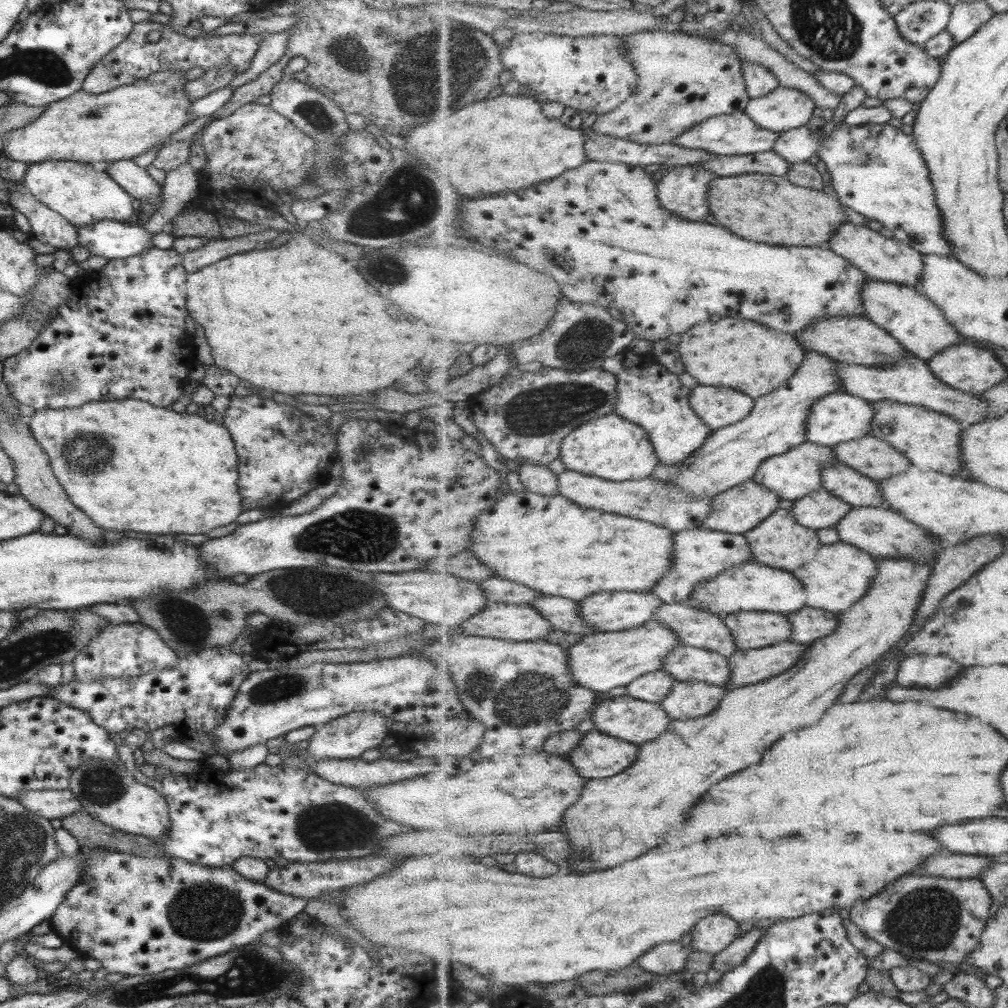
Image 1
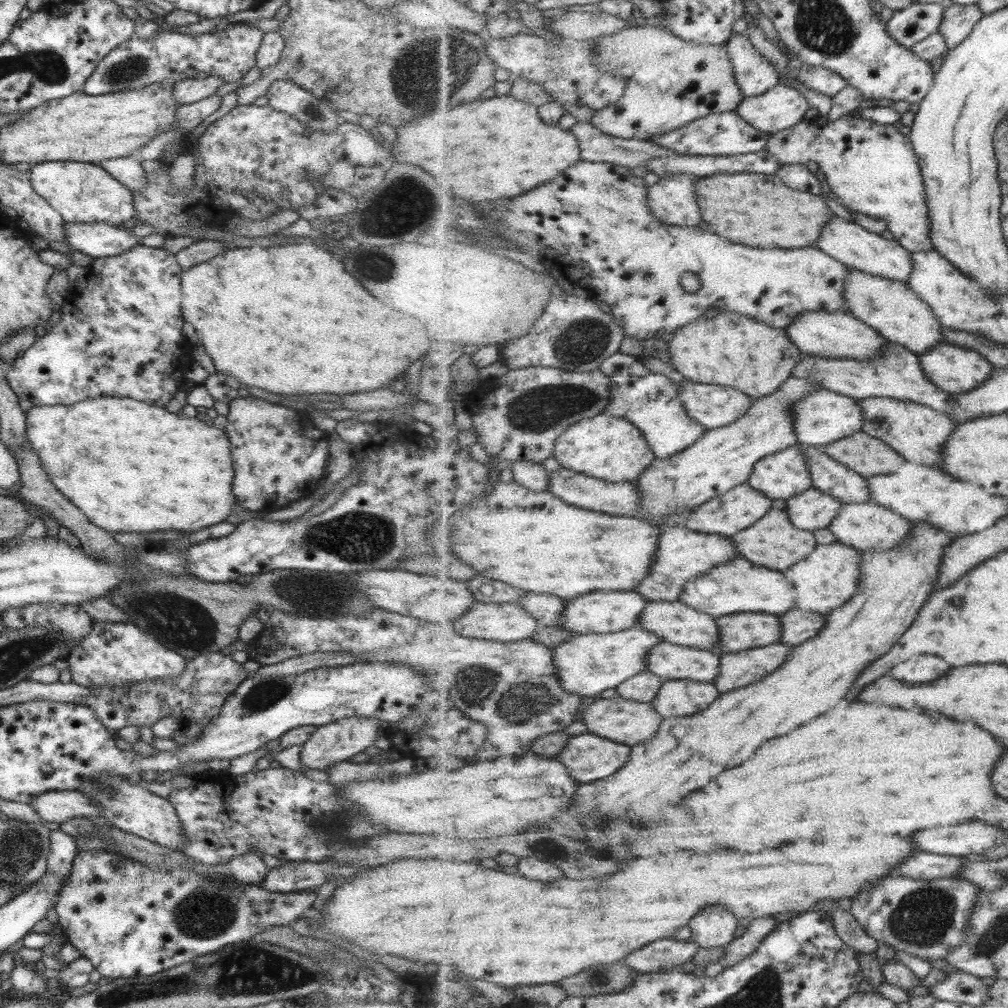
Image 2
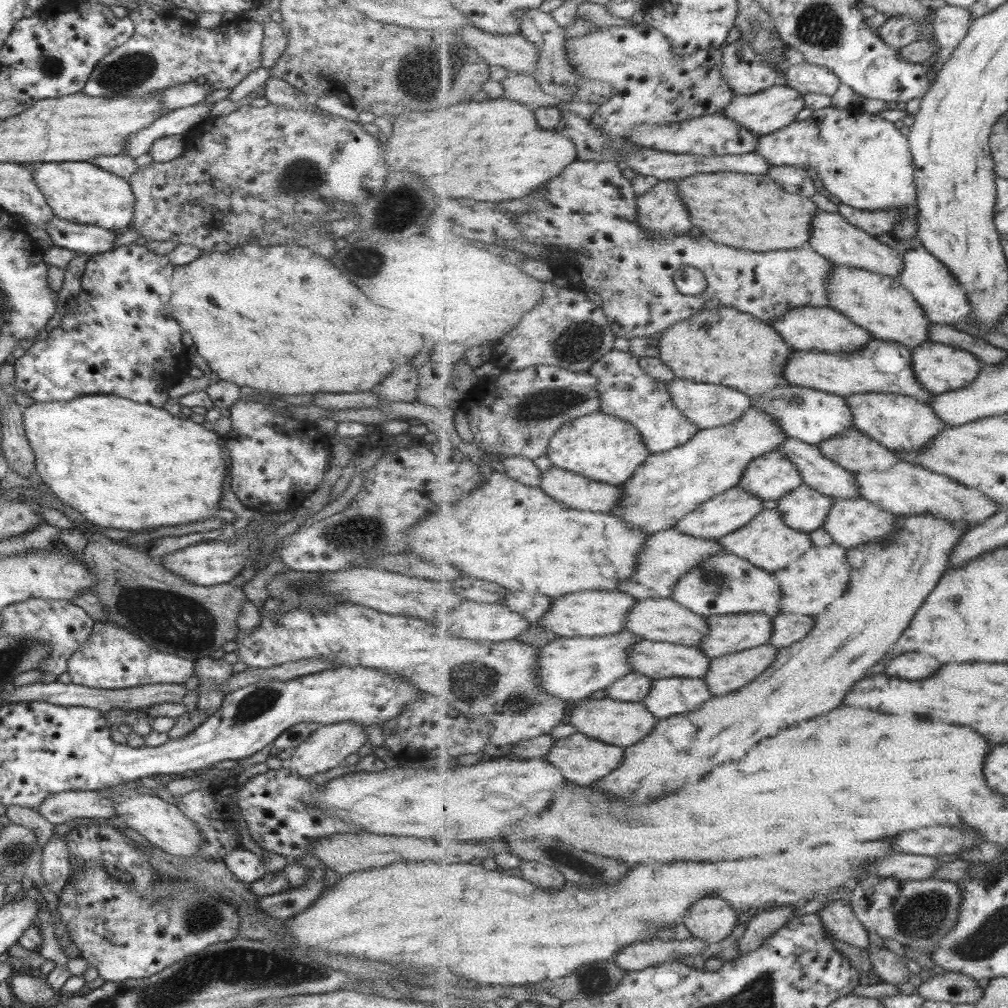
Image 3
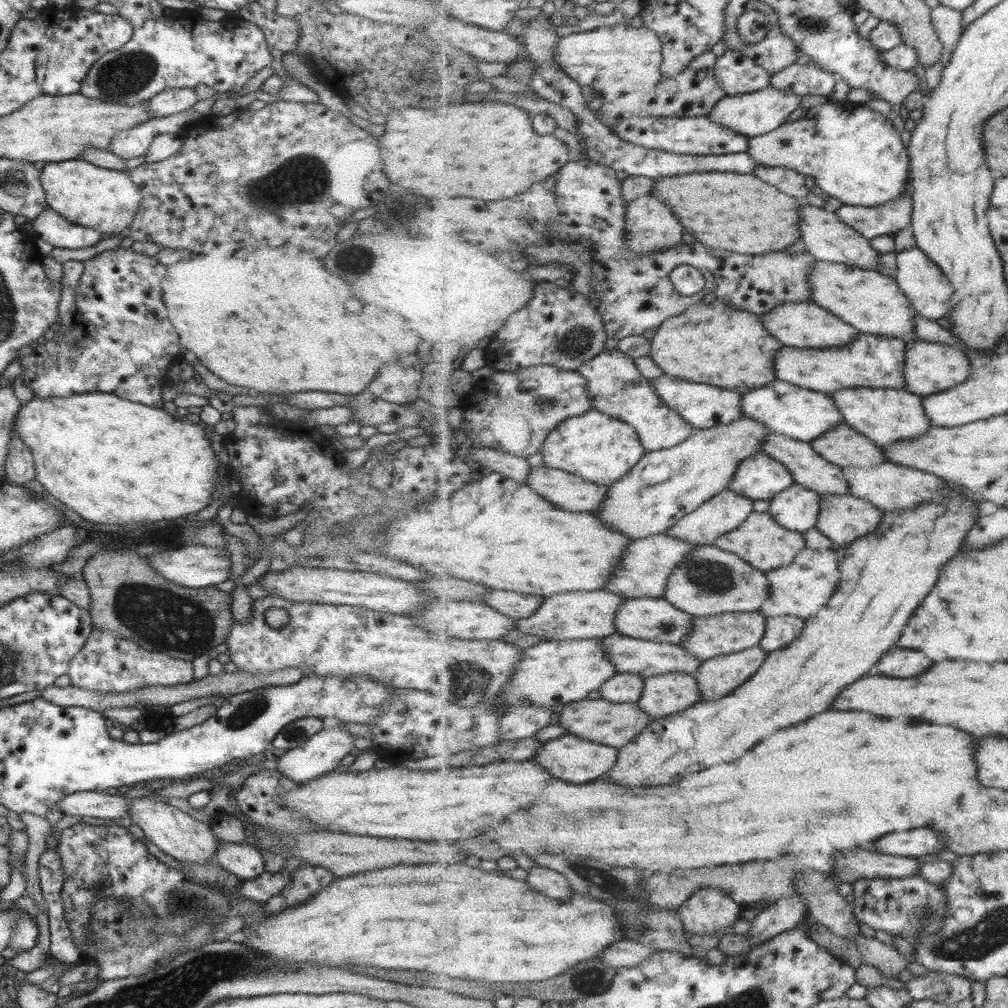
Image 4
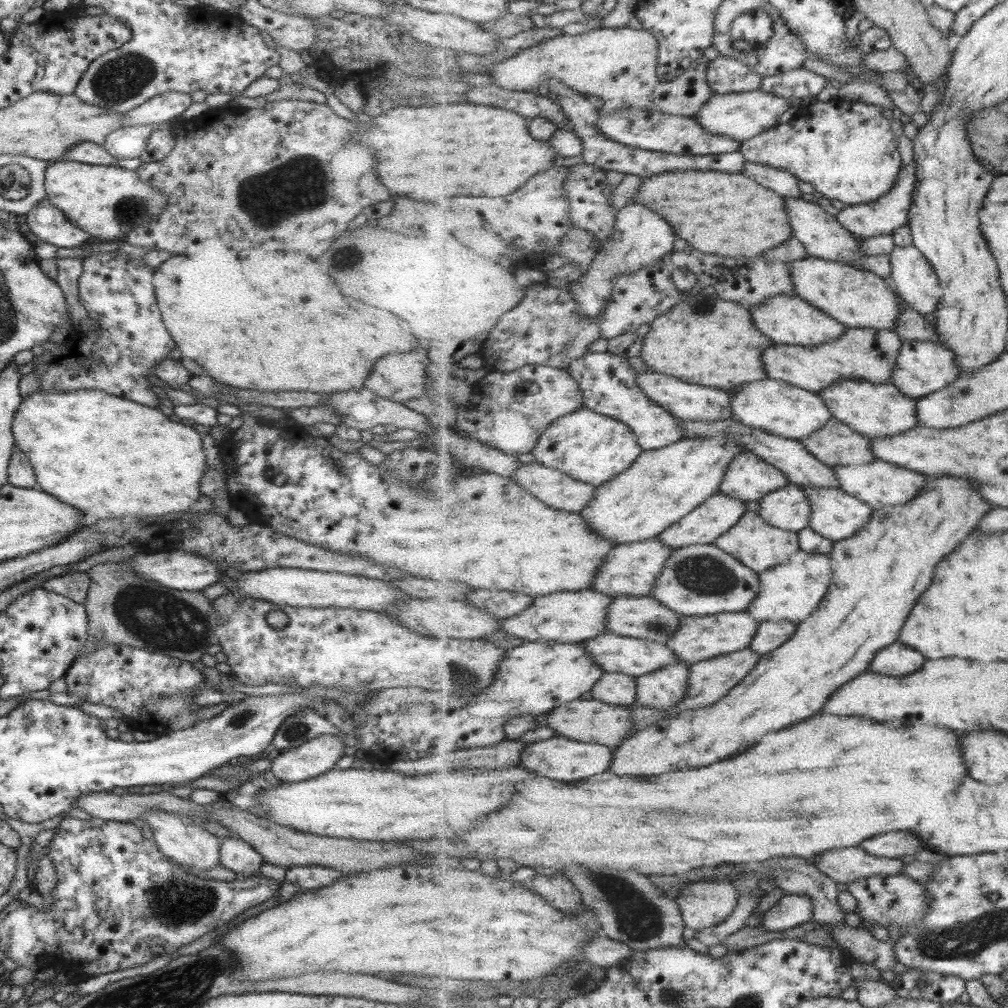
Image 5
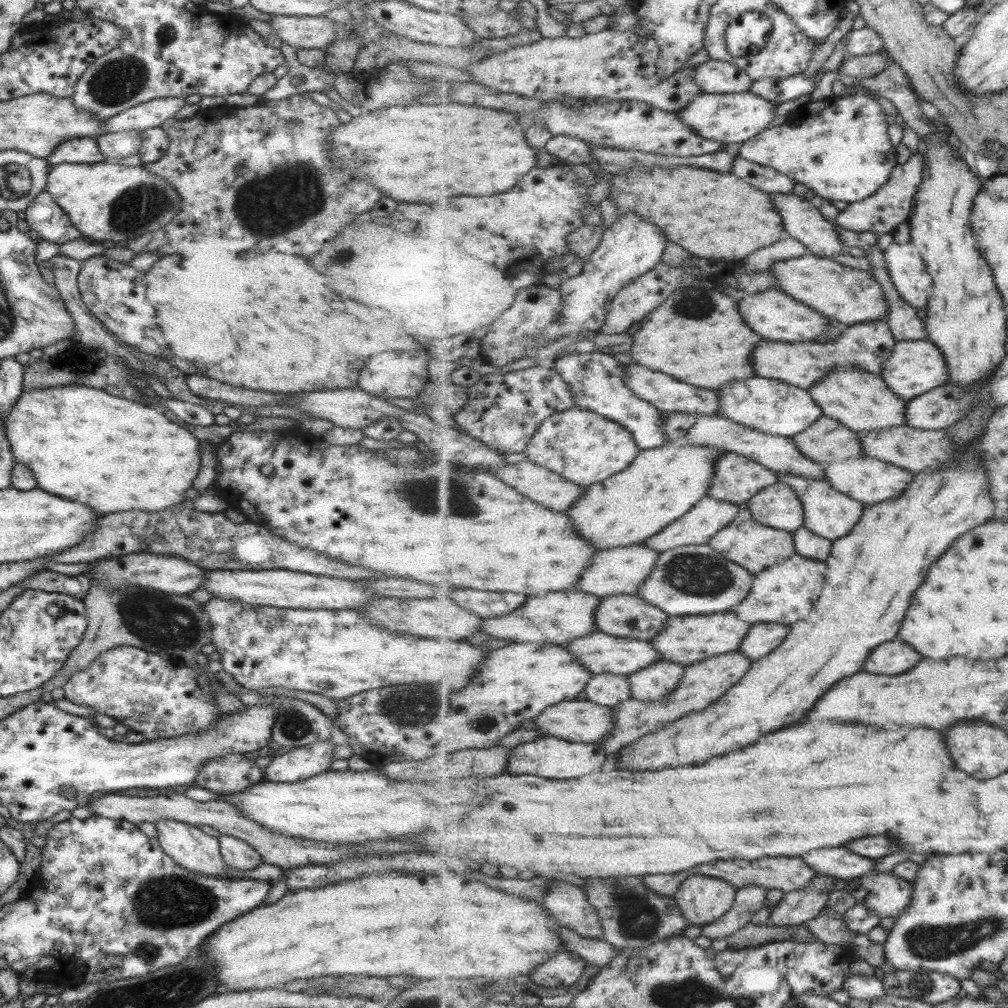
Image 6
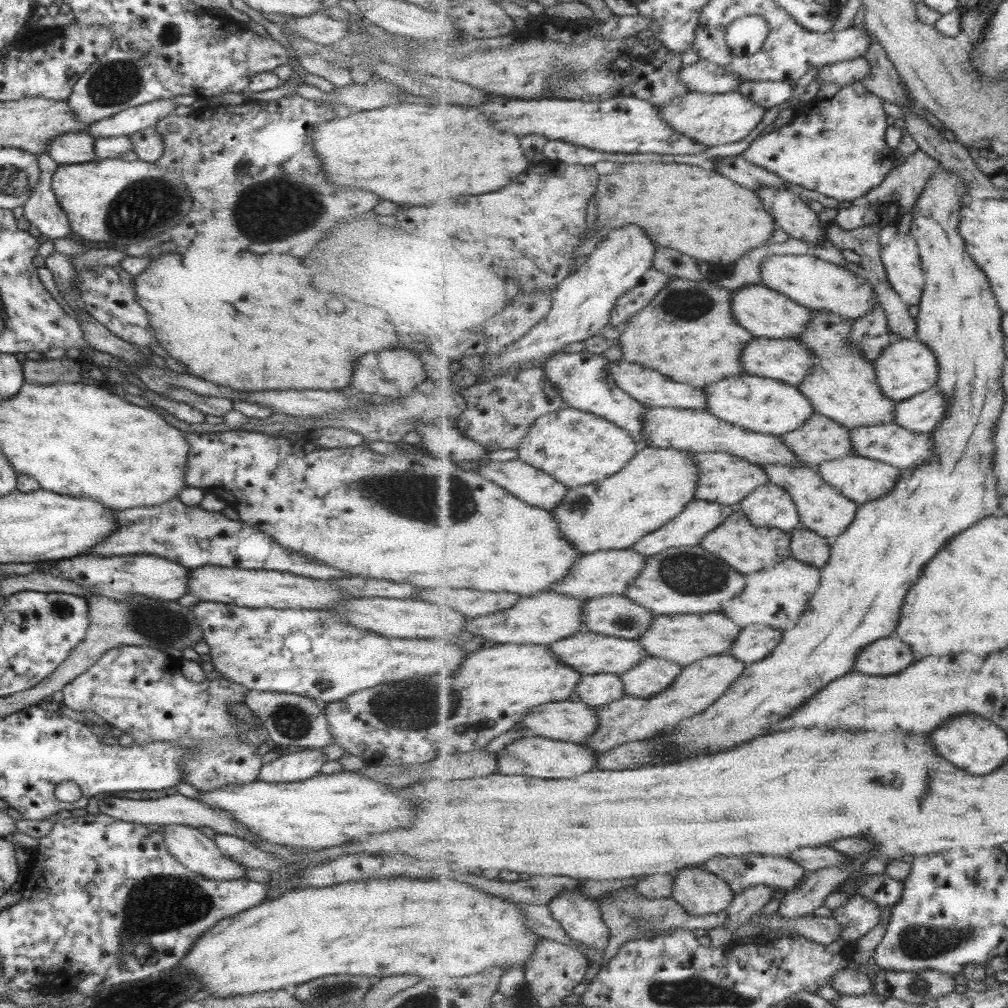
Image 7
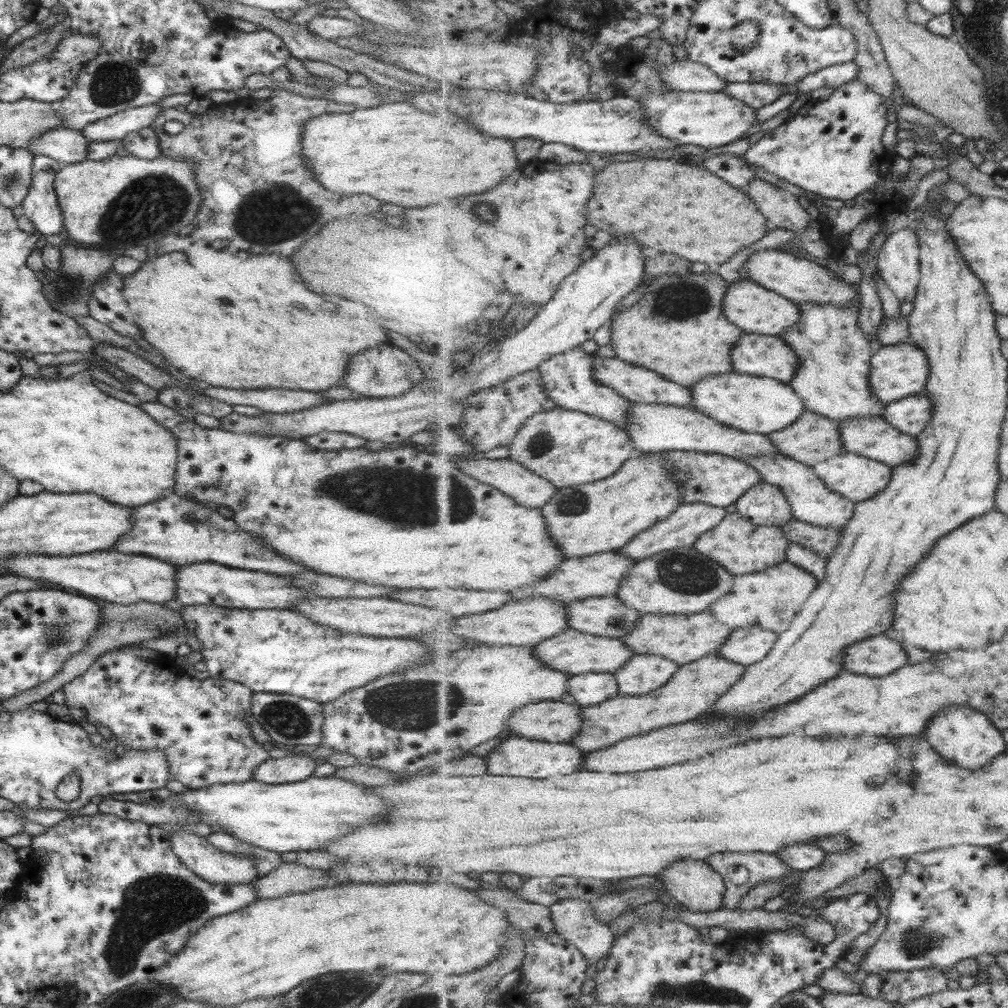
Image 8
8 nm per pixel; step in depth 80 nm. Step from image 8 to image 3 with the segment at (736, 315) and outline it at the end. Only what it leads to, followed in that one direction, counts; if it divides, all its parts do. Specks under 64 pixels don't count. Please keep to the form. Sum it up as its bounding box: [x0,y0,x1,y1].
[773,307,876,353]

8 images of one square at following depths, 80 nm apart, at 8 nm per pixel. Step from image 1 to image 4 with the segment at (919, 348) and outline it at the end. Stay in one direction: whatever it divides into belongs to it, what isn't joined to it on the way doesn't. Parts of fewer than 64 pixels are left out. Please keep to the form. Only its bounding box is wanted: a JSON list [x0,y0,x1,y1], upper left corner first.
[808,260,919,342]

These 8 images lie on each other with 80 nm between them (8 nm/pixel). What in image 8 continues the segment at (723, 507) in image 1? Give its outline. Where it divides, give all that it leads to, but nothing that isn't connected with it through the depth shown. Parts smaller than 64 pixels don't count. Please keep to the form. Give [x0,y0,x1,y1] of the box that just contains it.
[617,502,727,561]

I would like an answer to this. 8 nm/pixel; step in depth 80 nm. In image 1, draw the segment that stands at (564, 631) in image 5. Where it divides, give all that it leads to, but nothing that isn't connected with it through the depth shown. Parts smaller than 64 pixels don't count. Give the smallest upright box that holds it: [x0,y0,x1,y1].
[580,591,665,632]

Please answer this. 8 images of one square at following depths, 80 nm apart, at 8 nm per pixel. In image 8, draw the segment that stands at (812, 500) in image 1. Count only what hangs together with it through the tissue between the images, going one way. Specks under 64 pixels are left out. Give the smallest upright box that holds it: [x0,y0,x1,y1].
[736,482,795,526]

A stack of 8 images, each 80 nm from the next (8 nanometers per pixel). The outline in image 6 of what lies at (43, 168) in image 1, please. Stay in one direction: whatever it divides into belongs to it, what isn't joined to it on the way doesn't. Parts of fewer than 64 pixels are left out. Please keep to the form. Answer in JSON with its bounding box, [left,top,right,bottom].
[44,161,180,247]

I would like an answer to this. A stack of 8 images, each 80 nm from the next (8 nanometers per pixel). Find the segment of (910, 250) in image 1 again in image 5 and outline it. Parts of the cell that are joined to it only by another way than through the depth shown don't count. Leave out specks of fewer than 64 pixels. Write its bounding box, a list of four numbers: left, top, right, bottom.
[786,197,867,267]

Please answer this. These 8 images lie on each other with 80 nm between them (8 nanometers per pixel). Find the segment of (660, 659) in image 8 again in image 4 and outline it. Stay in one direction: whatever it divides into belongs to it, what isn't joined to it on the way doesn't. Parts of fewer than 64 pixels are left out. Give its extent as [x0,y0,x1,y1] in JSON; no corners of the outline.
[637,672,702,719]

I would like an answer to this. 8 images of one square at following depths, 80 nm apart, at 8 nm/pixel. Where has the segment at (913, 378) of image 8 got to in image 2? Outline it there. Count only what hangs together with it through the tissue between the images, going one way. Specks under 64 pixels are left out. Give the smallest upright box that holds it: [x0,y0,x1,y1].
[921,343,995,394]

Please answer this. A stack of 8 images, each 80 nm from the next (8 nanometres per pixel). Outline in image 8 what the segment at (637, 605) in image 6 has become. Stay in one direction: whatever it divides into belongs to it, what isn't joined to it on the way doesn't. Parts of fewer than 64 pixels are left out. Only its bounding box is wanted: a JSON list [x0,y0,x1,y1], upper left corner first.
[567,596,643,638]

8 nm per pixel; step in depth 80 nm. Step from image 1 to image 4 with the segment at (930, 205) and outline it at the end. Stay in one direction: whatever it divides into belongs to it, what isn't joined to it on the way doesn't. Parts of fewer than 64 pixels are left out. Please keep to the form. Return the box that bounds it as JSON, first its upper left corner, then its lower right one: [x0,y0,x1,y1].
[748,99,911,207]

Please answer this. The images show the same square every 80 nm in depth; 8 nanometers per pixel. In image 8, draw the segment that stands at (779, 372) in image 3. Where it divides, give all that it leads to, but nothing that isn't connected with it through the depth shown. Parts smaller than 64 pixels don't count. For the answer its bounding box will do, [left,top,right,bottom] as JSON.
[611,267,747,387]

